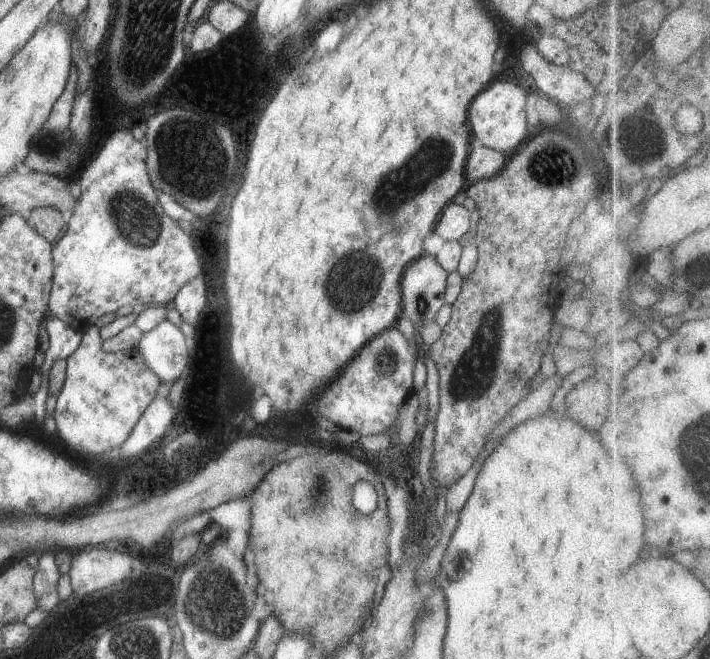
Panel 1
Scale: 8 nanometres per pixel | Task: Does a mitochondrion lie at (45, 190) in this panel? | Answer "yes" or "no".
no

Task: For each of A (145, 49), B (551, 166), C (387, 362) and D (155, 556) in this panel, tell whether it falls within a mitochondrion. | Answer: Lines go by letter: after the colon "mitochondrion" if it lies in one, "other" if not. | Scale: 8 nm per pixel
A: mitochondrion
B: mitochondrion
C: mitochondrion
D: other

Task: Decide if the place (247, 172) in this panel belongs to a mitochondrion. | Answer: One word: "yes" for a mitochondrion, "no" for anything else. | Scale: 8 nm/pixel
no

